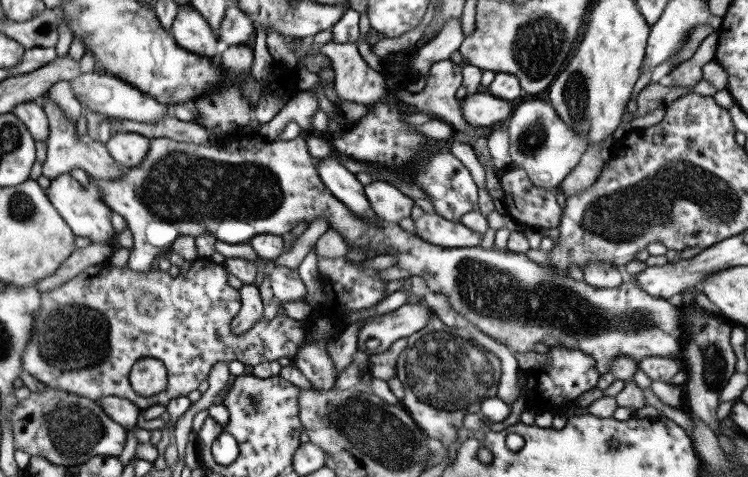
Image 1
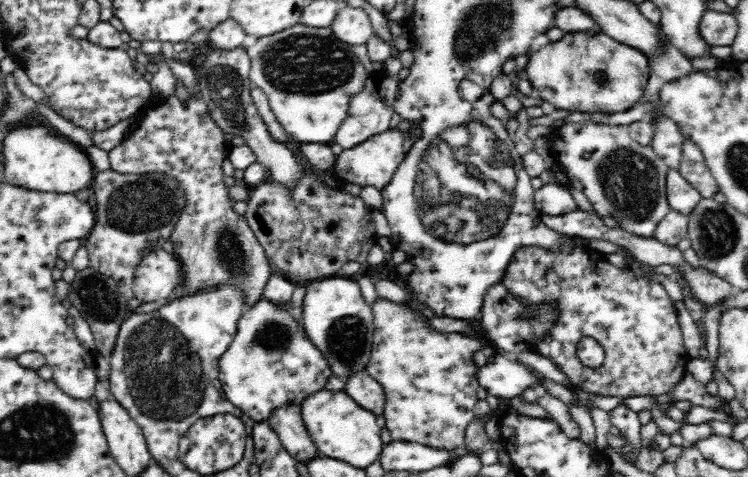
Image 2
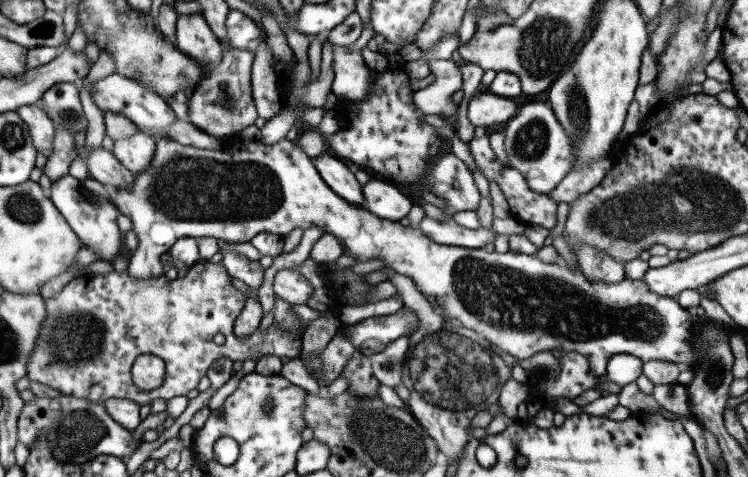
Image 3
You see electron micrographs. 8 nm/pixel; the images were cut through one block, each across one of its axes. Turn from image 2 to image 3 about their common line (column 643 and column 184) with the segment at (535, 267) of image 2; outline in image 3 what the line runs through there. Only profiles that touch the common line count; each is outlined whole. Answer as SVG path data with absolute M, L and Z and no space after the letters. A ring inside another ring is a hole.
M198 260L195 264L190 266L189 270L185 272L182 277L178 276L175 281L167 280L164 275L159 276L158 279L147 278L146 280L136 280L135 278L132 278L127 271L116 272L114 270L107 271L106 274L103 275L88 274L88 276L84 276L84 278L76 278L76 280L67 282L67 284L65 284L59 292L55 293L55 295L45 299L45 317L43 317L41 327L39 327L39 333L37 333L37 337L35 337L35 345L33 345L33 349L31 349L29 357L27 357L27 367L25 367L25 370L27 370L26 376L29 381L33 380L39 384L50 386L55 391L59 390L63 395L73 395L77 398L85 398L97 403L101 403L107 398L126 398L136 402L139 406L145 406L145 404L149 405L155 398L161 398L161 400L167 401L169 398L173 398L173 396L185 396L189 390L196 388L199 378L205 376L207 369L211 366L211 362L217 360L217 358L221 358L221 356L229 358L232 362L239 360L241 363L244 360L258 361L261 356L265 355L277 356L277 358L287 356L289 359L298 357L302 342L300 336L302 334L297 333L297 331L295 331L295 333L283 331L283 329L279 329L275 323L271 323L265 330L265 333L260 332L259 327L257 327L257 329L251 331L251 334L247 335L245 339L237 339L233 334L233 323L235 322L235 317L241 312L243 303L245 303L245 298L242 292L237 291L237 289L233 288L230 284L230 278L220 262L213 264L210 261ZM139 354L153 354L159 356L159 358L163 360L166 374L165 379L161 382L159 388L145 392L145 390L137 390L135 384L131 382L130 368Z

